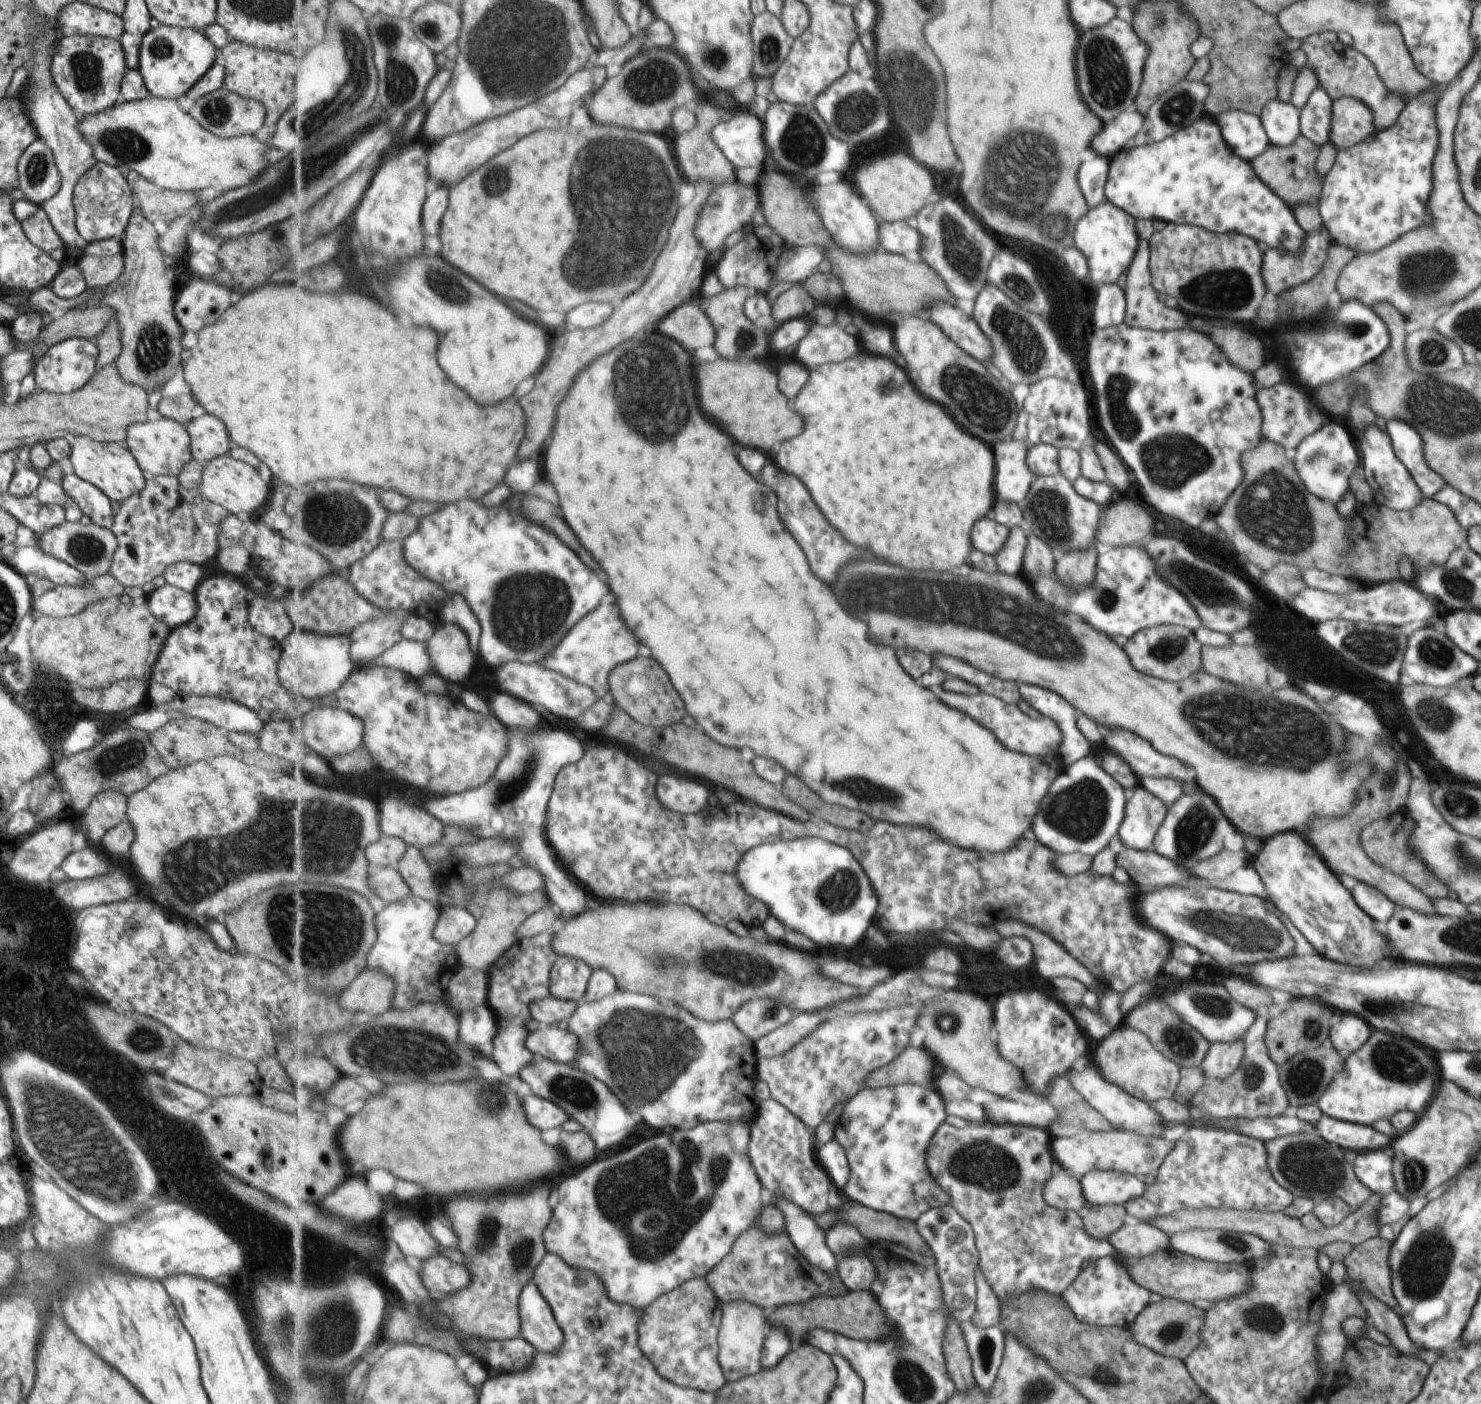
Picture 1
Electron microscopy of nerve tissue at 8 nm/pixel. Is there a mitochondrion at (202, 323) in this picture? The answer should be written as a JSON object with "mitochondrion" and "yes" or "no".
{"mitochondrion":"no"}

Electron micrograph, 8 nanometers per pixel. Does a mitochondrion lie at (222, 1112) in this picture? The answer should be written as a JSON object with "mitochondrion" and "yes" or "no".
{"mitochondrion":"no"}

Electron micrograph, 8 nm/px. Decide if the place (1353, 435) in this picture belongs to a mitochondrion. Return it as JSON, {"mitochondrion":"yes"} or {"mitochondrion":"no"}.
{"mitochondrion":"no"}

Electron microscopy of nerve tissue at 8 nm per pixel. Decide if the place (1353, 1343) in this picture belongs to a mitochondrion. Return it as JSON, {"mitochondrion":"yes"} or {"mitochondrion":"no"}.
{"mitochondrion":"no"}

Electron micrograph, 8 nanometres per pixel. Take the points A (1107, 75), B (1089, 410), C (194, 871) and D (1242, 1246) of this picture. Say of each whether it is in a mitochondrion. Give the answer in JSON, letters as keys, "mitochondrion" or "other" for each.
{"A":"mitochondrion","B":"mitochondrion","C":"mitochondrion","D":"mitochondrion"}

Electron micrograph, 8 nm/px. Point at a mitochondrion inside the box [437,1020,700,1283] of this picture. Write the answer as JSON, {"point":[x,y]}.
{"point":[575,1092]}

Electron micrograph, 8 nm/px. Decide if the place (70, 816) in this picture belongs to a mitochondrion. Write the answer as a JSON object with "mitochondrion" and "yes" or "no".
{"mitochondrion":"no"}

